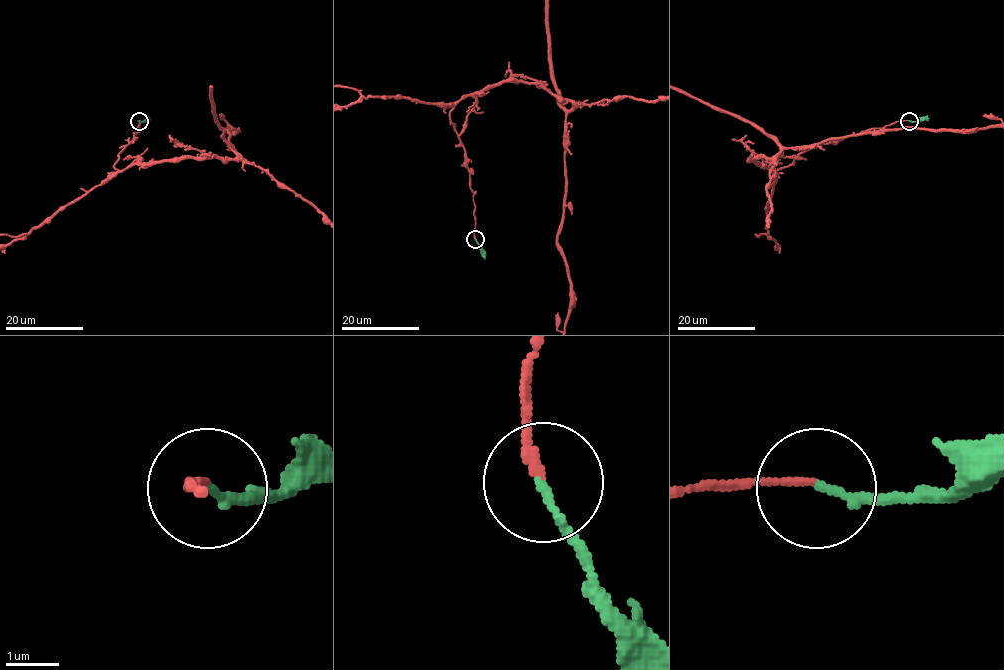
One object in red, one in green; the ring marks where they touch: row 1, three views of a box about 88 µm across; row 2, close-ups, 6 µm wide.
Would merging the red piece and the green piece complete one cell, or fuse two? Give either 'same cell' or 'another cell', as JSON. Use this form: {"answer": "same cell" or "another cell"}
{"answer": "same cell"}

